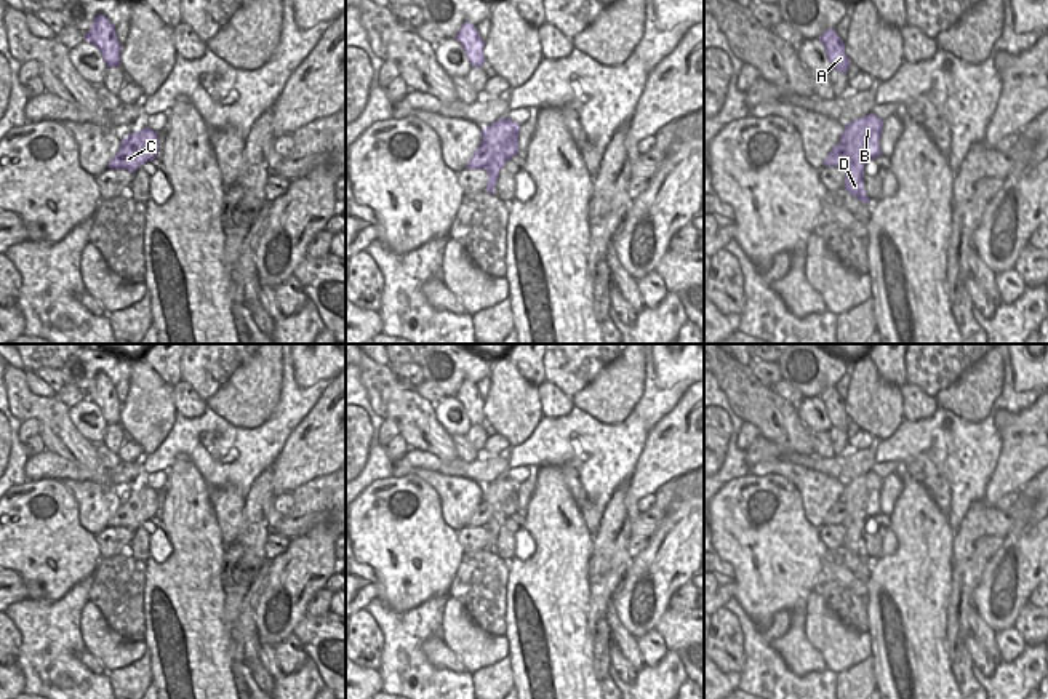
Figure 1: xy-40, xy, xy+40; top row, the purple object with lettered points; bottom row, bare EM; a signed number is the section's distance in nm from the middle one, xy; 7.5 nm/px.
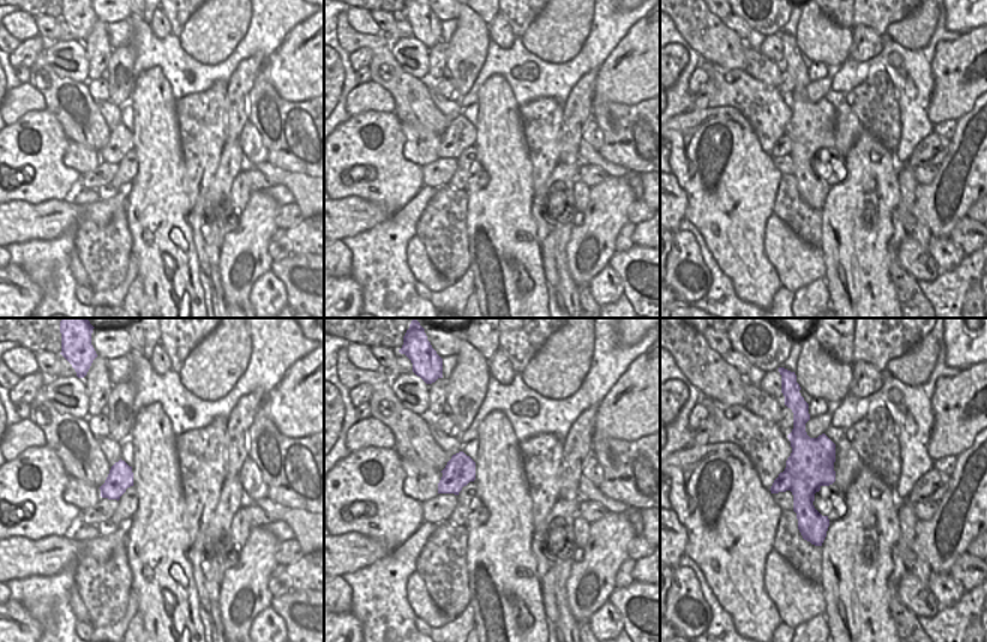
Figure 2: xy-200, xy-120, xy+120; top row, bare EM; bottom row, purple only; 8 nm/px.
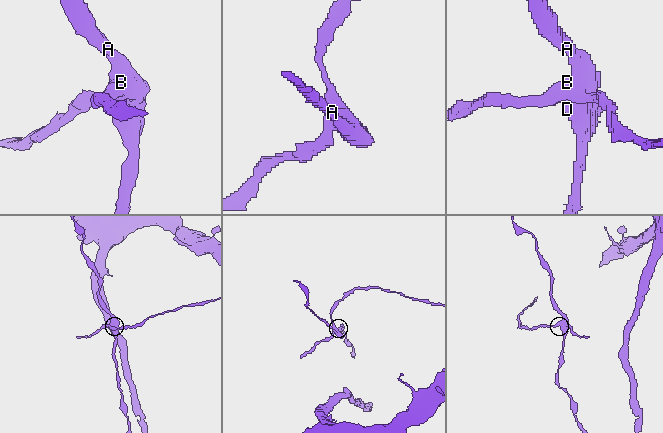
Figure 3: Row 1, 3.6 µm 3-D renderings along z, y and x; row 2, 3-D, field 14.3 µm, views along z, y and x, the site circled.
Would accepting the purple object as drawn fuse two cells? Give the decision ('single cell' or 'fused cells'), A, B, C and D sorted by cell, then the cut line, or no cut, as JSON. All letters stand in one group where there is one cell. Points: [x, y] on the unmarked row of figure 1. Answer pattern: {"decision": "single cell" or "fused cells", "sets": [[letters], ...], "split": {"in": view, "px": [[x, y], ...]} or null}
{"decision": "fused cells", "sets": [["A", "B", "D"], ["C"]], "split": {"in": "xy", "px": [[482, 499], [493, 506], [493, 517], [485, 527]]}}

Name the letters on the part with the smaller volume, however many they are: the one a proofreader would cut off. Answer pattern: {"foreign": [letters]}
{"foreign": ["C"]}

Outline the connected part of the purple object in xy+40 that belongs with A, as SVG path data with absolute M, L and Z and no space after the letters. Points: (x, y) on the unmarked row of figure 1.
M829 387L826 389L821 395L819 395L821 401L826 406L827 411L827 417L832 424L832 427L846 432L848 425L850 425L850 417L845 411L845 401L843 398L837 393L835 387Z

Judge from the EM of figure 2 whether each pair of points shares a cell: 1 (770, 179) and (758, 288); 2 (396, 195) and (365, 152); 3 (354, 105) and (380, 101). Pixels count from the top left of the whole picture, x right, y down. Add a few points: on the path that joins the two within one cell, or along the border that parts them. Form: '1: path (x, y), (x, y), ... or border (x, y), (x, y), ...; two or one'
1: path (752, 206), (752, 261); one
2: path (393, 185), (374, 162); one
3: path (360, 101), (374, 101); one

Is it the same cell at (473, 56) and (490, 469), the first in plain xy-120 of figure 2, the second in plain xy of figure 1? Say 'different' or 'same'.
different

